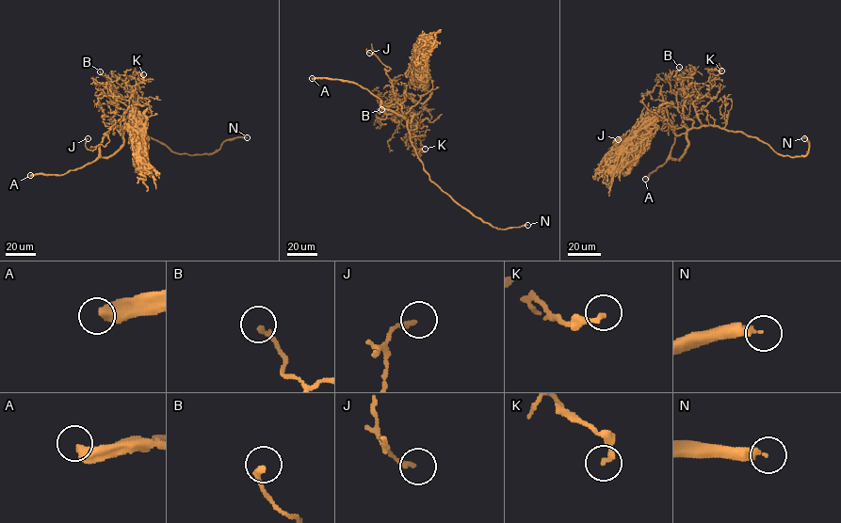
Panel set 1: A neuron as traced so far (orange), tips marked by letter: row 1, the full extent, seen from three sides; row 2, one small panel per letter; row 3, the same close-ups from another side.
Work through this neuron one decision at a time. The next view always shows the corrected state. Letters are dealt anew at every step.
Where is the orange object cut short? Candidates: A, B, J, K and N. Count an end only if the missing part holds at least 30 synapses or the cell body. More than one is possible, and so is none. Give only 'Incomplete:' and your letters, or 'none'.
Incomplete: A, N

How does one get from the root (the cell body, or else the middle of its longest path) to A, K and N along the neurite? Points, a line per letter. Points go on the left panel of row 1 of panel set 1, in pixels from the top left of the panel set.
A: (124, 130), (123, 143), (107, 157), (100, 156), (61, 175), (30, 175)
K: (124, 130), (136, 120), (136, 103), (127, 95), (125, 81), (136, 73), (143, 74)
N: (124, 130), (131, 126), (174, 152), (191, 155), (210, 154), (226, 140), (247, 137)

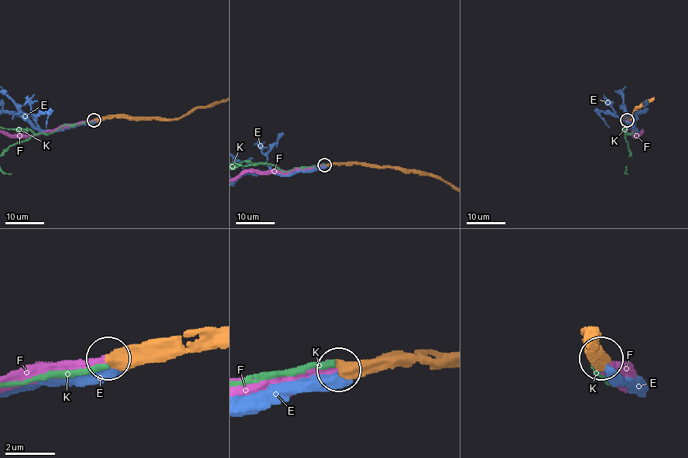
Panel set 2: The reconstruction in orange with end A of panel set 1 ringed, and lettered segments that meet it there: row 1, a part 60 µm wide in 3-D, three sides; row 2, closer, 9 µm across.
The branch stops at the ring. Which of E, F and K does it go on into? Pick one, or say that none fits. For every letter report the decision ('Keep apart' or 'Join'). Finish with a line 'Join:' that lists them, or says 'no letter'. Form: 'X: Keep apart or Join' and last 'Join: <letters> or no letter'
E: Keep apart
F: Join
K: Keep apart
Join: F

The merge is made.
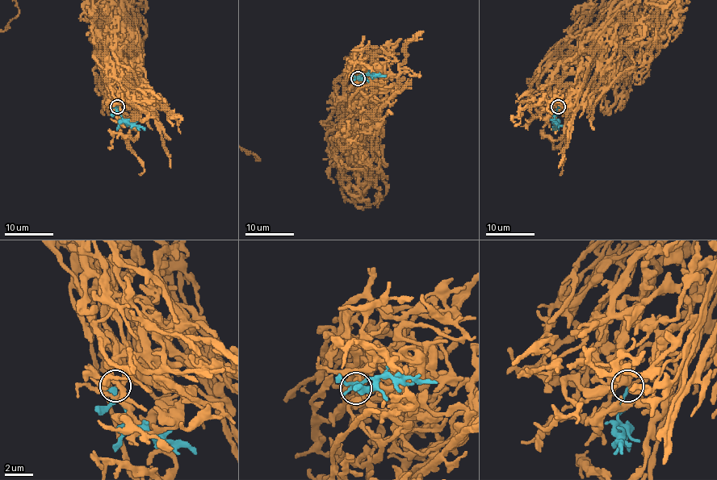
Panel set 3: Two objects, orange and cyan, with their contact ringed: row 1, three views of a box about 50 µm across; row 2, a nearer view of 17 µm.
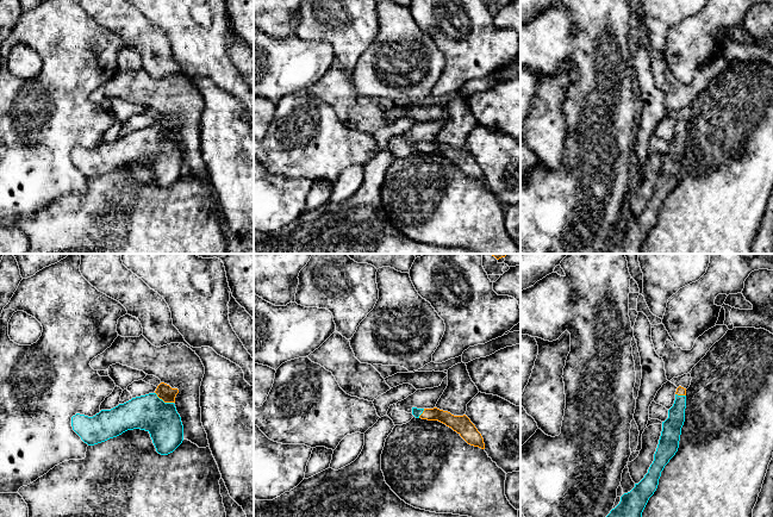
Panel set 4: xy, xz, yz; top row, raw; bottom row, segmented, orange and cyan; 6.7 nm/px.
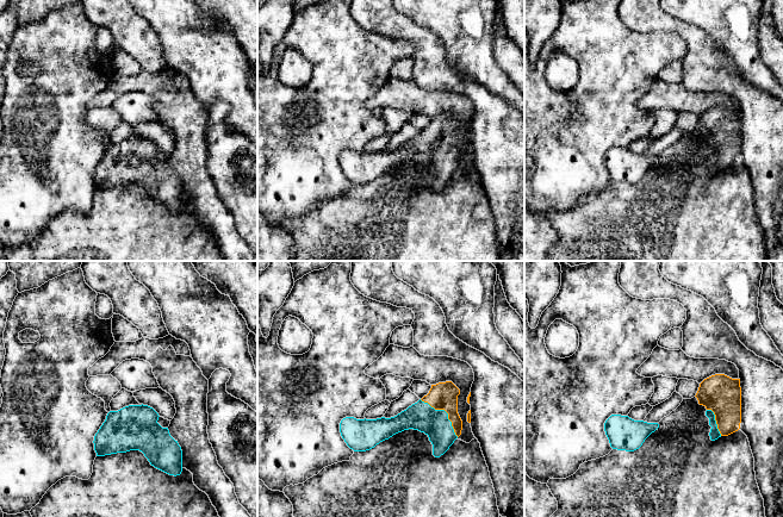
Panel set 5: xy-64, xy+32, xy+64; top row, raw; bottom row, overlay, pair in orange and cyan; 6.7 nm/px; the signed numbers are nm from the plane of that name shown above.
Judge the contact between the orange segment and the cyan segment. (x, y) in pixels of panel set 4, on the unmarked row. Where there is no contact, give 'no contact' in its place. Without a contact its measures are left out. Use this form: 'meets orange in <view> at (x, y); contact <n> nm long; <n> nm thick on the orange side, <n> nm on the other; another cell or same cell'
meets orange in xy at (163, 134); contact 150 nm long; 110 nm thick on the orange side, 240 nm on the other; same cell

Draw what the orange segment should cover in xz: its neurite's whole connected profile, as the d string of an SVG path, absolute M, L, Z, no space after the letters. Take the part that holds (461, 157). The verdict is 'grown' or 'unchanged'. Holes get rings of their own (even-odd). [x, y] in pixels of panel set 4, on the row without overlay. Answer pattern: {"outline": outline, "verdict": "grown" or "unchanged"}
{"outline": "M412 141L412 148L416 151L438 154L456 164L468 177L485 182L481 167L466 148L454 149L450 145L440 143L437 141Z", "verdict": "grown"}

